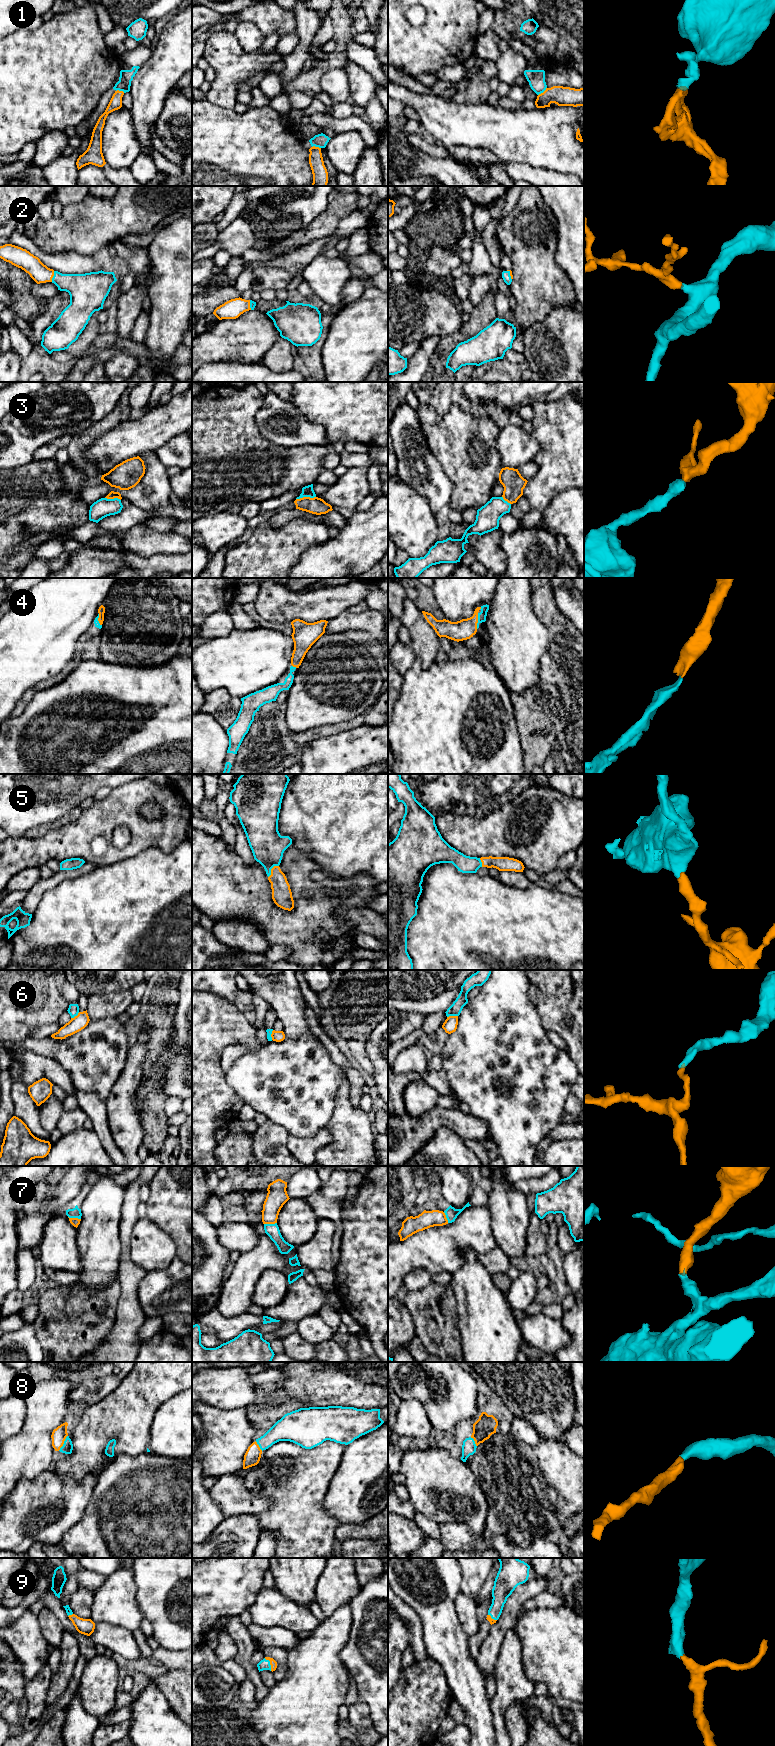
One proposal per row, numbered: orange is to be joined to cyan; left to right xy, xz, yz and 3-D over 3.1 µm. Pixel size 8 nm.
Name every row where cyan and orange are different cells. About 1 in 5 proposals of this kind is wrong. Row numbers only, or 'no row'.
1, 6

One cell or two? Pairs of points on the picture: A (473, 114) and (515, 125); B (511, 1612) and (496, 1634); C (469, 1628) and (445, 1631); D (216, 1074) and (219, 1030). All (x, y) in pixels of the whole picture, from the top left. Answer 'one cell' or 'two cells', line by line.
A: one cell
B: one cell
C: two cells
D: one cell

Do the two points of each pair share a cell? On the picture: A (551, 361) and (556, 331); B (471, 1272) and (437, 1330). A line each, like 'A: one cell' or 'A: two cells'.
A: one cell
B: two cells

